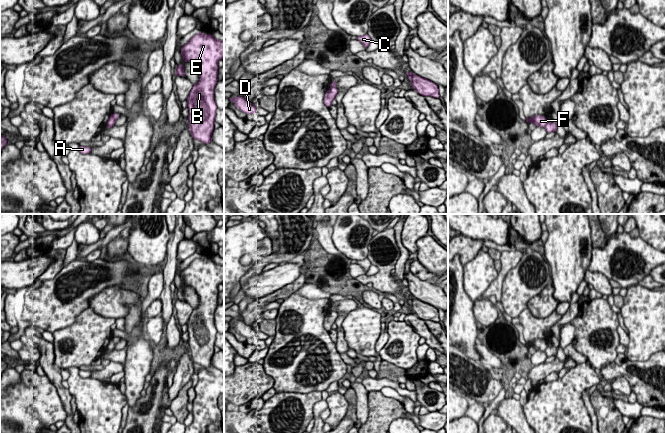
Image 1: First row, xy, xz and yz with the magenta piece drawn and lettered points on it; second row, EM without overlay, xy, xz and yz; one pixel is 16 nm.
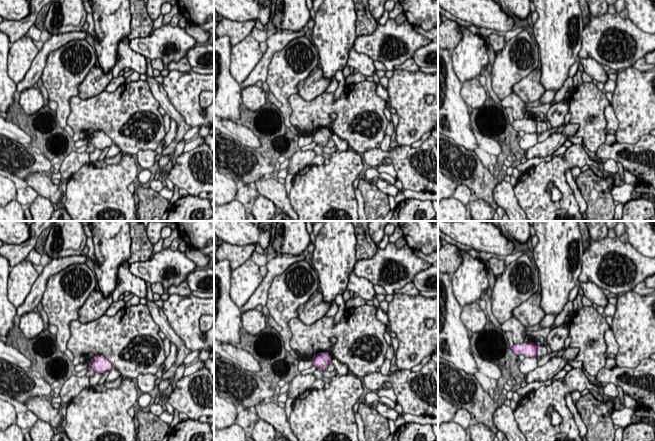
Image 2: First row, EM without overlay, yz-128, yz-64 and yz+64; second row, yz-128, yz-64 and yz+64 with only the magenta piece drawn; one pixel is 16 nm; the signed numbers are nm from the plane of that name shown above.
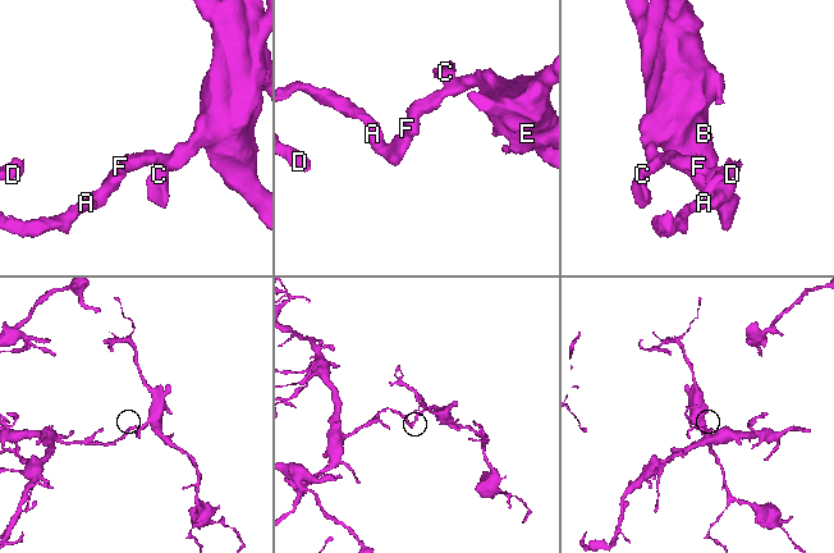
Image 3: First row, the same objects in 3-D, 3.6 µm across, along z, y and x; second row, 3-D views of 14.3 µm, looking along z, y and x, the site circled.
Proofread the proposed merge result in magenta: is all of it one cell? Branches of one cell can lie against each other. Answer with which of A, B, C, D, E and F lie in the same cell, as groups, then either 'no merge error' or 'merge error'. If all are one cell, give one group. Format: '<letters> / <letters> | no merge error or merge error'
A D / B C E F | merge error

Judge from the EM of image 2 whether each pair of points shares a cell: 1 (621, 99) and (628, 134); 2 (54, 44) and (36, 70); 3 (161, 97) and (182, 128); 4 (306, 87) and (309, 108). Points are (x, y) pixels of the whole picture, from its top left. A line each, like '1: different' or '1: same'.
1: same
2: same
3: same
4: different

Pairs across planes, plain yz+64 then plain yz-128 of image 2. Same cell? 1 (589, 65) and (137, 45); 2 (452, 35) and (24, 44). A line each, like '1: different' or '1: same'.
1: different
2: different

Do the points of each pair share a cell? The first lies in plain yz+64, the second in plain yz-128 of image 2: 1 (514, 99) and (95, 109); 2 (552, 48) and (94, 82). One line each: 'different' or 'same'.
1: same
2: different

